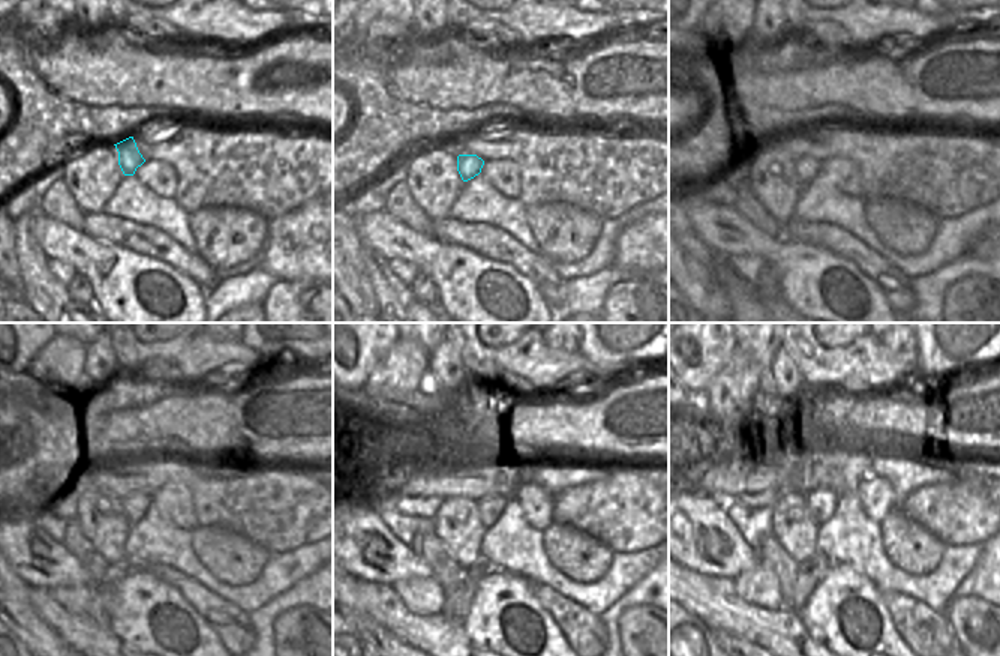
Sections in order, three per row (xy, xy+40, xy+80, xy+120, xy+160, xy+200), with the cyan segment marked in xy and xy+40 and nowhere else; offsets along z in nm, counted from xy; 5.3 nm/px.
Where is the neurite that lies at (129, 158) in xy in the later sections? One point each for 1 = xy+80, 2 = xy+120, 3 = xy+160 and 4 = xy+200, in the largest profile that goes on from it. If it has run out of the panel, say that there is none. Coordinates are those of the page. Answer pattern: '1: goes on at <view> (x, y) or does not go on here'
1: goes on at xy+80 (807, 168)
2: goes on at xy+120 (135, 505)
3: goes on at xy+160 (489, 508)
4: goes on at xy+200 (822, 503)

